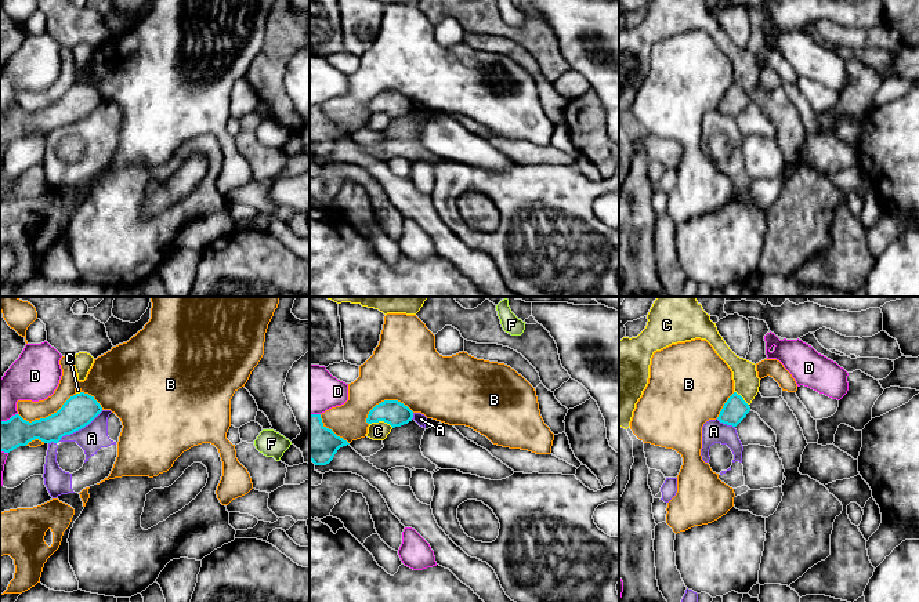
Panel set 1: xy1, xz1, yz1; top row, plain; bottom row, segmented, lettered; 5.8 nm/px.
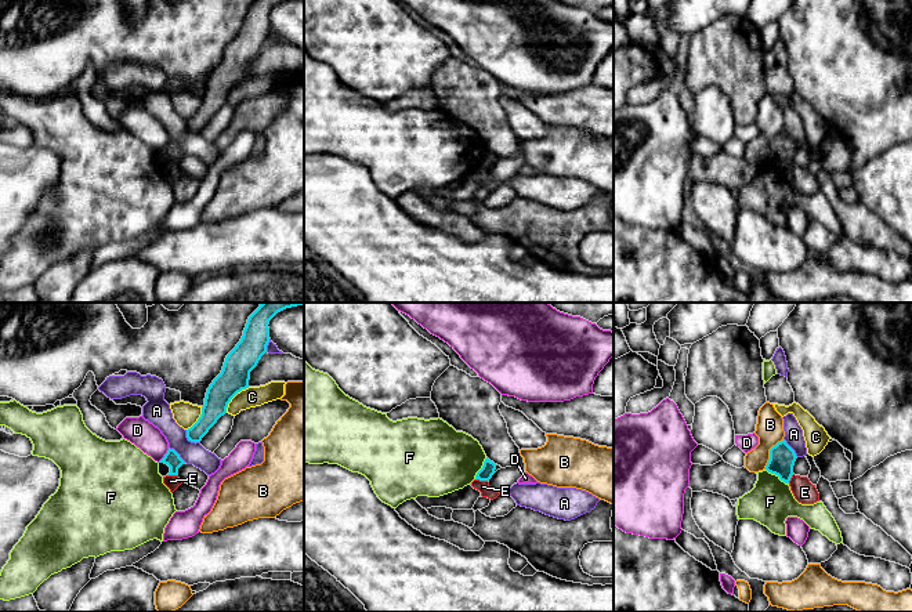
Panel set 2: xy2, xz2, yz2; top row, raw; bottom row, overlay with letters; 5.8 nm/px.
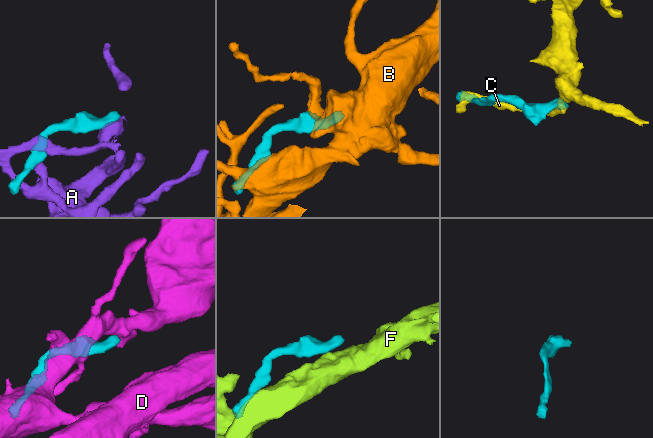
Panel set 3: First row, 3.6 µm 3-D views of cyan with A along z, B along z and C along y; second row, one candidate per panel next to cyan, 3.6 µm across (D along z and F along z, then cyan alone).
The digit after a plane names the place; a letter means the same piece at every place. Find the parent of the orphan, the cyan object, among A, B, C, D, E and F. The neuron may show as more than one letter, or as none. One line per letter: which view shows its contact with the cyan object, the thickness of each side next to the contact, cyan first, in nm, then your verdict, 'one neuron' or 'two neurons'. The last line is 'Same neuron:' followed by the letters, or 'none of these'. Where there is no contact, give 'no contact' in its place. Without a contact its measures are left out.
A: meets cyan in xy1; 190 nm thick on the cyan side, 160 nm on the other; two neurons
B: meets cyan in xy1; 190 nm thick on the cyan side, 120 nm on the other; two neurons
C: meets cyan in xy2; 170 nm thick on the cyan side, 120 nm on the other; two neurons
D: meets cyan in xy2; 90 nm thick on the cyan side, 160 nm on the other; two neurons
E: meets cyan in xz2; 80 nm thick on the cyan side, 70 nm on the other; two neurons
F: meets cyan in yz2; 150 nm thick on the cyan side, 260 nm on the other; two neurons
Same neuron: none of these

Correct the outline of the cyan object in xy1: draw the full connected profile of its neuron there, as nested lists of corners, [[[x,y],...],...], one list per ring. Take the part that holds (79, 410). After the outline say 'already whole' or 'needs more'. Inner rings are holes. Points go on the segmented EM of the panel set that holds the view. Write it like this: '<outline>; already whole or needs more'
[[[80,392],[46,418],[29,423],[15,414],[7,421],[0,421],[0,452],[10,453],[35,439],[58,443],[62,436],[88,425],[101,411],[102,407],[94,396]]]; already whole

